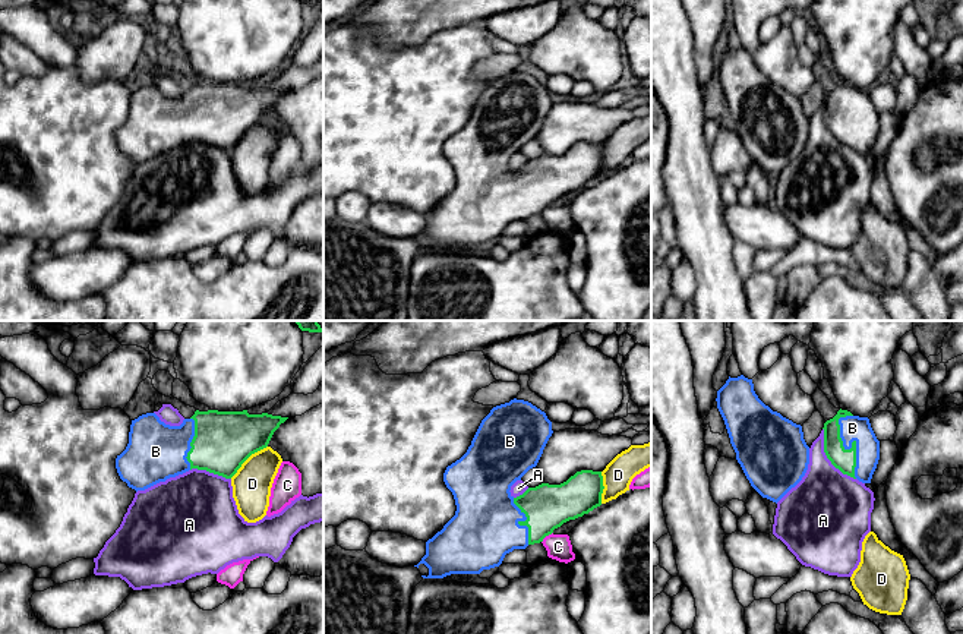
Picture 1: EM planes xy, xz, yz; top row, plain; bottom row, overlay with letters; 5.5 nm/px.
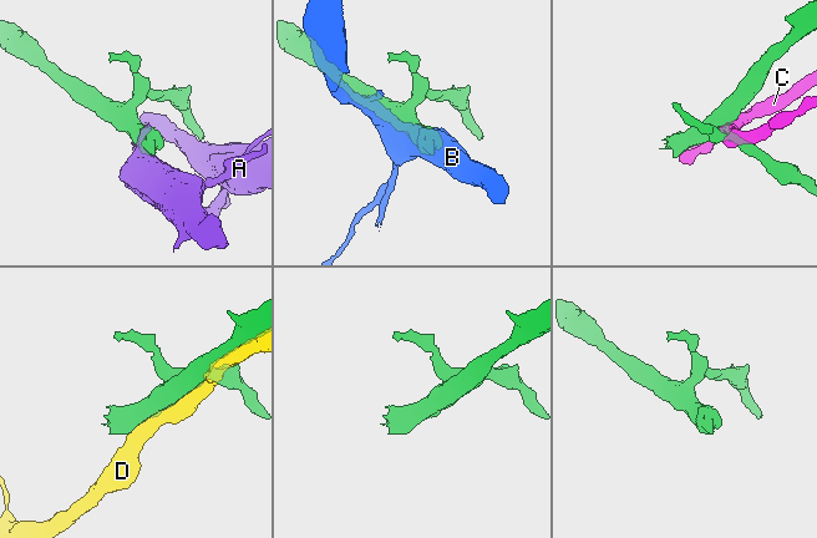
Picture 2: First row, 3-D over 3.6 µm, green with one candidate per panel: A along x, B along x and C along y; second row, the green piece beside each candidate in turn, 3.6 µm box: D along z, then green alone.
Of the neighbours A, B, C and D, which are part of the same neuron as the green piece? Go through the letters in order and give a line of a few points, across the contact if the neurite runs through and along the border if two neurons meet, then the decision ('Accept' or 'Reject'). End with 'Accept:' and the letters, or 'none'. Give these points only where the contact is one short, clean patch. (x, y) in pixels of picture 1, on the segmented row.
A: Reject
B: Accept
C: Reject
D: Reject
Accept: B

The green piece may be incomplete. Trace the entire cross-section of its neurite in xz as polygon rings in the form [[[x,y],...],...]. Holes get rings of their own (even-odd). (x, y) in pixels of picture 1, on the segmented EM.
[[[514,398],[490,410],[482,420],[467,452],[448,466],[443,473],[443,482],[454,495],[457,511],[443,529],[426,542],[426,555],[414,565],[419,568],[420,564],[424,564],[429,568],[429,575],[421,575],[423,578],[480,574],[483,570],[499,567],[506,553],[543,542],[546,536],[552,534],[563,523],[582,517],[602,505],[603,476],[602,471],[593,470],[577,471],[561,485],[542,483],[536,488],[528,488],[517,498],[511,495],[511,486],[537,466],[552,433],[552,422],[546,413],[528,401]]]

